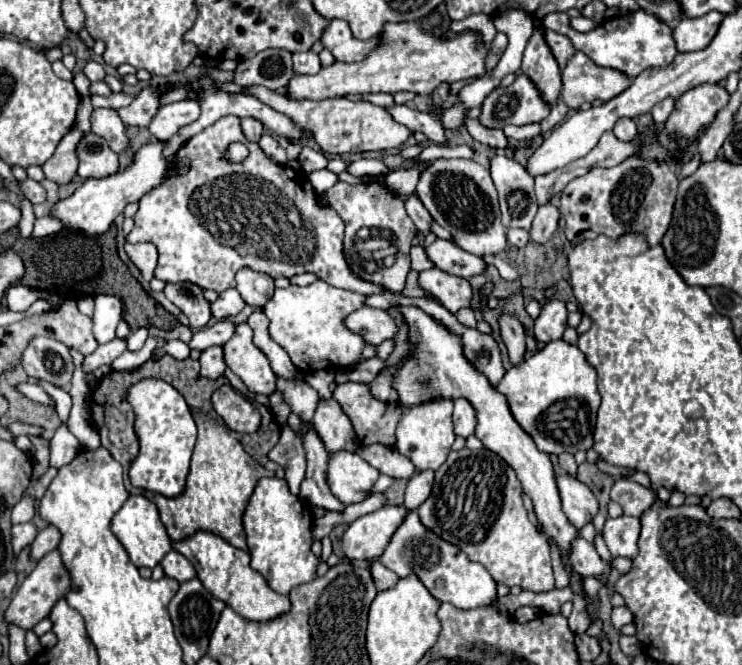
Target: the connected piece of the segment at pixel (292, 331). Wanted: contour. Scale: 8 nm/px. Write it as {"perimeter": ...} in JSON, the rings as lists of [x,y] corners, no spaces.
{"perimeter":[[[315,280],[313,284],[301,288],[301,286],[289,286],[285,290],[275,288],[273,298],[263,306],[263,312],[267,314],[267,318],[271,320],[269,324],[269,334],[271,338],[283,346],[291,358],[291,362],[297,366],[297,370],[301,372],[313,372],[319,368],[349,368],[353,364],[357,364],[361,360],[361,350],[365,348],[365,340],[349,330],[345,330],[345,316],[357,308],[363,306],[365,296],[351,292],[351,290],[343,290],[343,288],[335,288],[323,280]]]}

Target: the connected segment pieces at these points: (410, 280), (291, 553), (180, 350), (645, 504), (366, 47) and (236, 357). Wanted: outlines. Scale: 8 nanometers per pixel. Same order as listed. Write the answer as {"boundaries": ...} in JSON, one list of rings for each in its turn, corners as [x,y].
{"boundaries":[[[[409,270],[407,274],[407,284],[401,292],[403,296],[409,296],[409,298],[429,298],[429,300],[435,300],[427,290],[419,288],[419,272],[417,270]]],[[[261,478],[257,482],[243,512],[243,530],[251,554],[251,566],[261,572],[269,586],[279,594],[289,594],[291,588],[315,578],[319,560],[311,552],[311,524],[311,510],[289,492],[285,480]]],[[[169,340],[163,348],[157,348],[153,352],[153,358],[159,358],[161,354],[171,354],[173,358],[183,360],[183,358],[189,356],[189,352],[191,352],[191,348],[187,348],[187,342],[183,342],[183,340]]],[[[617,480],[611,488],[611,500],[621,504],[623,512],[629,516],[641,516],[647,508],[655,506],[657,494],[651,488],[645,488],[631,480]]],[[[331,20],[331,26],[325,30],[321,42],[339,62],[359,62],[379,46],[379,34],[369,40],[355,40],[345,20]]],[[[239,324],[233,338],[223,346],[225,362],[245,382],[249,392],[269,396],[275,392],[277,376],[267,356],[251,342],[251,336],[249,324]]]]}

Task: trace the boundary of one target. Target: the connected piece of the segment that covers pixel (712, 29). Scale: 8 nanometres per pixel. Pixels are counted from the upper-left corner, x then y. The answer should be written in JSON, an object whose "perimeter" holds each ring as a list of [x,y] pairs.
{"perimeter":[[[709,12],[699,18],[679,20],[679,24],[673,30],[677,52],[693,52],[705,48],[713,40],[721,20],[723,20],[721,12]]]}

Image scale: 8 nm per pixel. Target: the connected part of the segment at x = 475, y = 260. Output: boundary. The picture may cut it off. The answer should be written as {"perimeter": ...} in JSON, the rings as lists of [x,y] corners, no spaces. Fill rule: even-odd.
{"perimeter":[[[437,238],[433,244],[427,246],[427,256],[437,268],[463,278],[471,278],[487,270],[487,262],[481,256],[463,252],[455,242],[443,238]]]}

